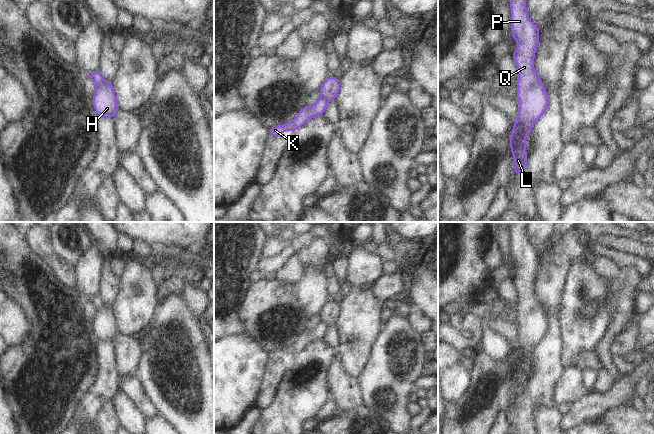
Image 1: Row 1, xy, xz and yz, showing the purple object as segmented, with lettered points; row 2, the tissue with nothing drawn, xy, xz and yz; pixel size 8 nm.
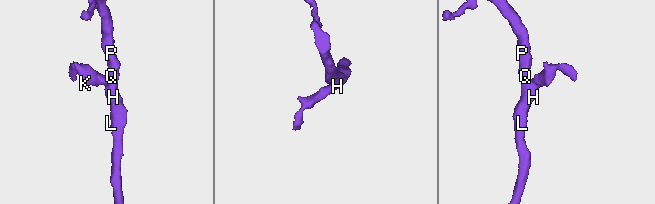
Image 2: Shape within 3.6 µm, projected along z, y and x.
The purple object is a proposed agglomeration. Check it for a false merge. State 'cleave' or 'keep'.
cleave

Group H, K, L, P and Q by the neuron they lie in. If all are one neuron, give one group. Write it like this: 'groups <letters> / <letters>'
groups H L P Q / K

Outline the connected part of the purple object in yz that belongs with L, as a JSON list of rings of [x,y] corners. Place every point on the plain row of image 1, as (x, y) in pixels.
[[[510,222],[511,258],[517,266],[517,273],[511,277],[517,289],[517,323],[519,327],[518,339],[510,359],[510,373],[514,381],[514,397],[520,398],[527,388],[526,361],[535,346],[541,342],[549,329],[549,321],[545,311],[534,291],[535,276],[539,269],[540,253],[530,244],[526,232],[526,222]]]

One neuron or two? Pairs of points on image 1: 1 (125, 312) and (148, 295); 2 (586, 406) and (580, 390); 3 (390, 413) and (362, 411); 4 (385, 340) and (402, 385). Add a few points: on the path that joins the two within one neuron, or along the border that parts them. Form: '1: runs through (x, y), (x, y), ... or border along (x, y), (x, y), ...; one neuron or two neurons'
1: runs through (131, 308), (142, 297); one neuron
2: border along (591, 392), (572, 403); two neurons
3: border along (362, 404), (379, 414), (388, 423); two neurons
4: runs through (385, 351), (389, 357), (389, 371), (391, 375); one neuron

